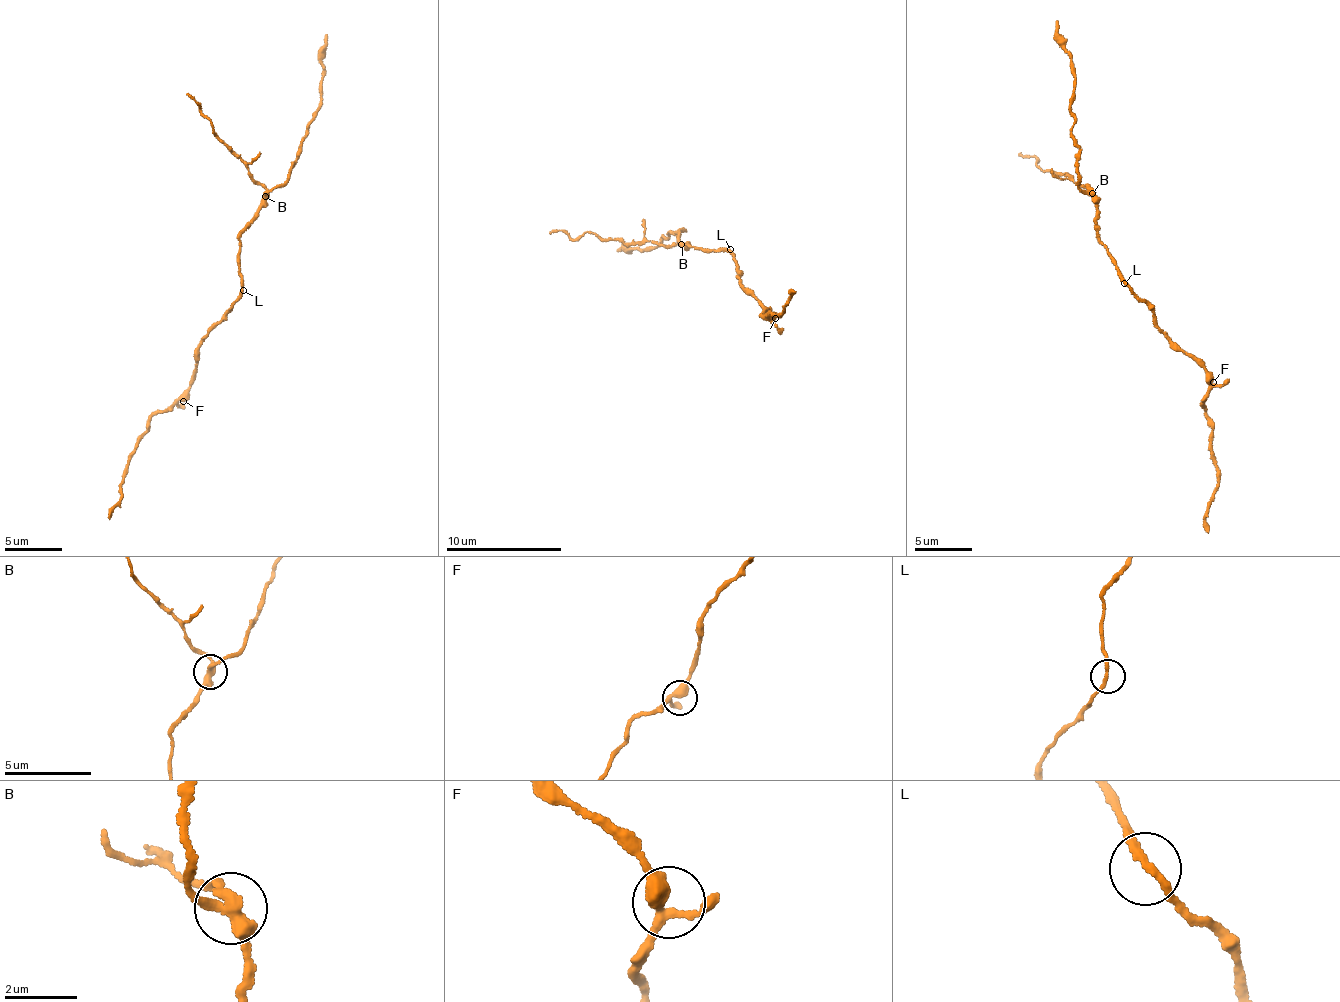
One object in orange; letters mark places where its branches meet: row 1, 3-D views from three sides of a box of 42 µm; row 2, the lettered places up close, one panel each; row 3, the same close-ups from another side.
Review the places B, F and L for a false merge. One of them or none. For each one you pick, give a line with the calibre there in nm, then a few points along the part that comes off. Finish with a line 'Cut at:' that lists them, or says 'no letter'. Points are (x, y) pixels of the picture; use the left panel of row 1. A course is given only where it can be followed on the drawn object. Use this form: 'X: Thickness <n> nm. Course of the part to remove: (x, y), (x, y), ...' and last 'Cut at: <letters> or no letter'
B: Thickness 320 nm. Course of the part to remove: (265, 195), (263, 187), (218, 140), (213, 126), (187, 92)
Cut at: B

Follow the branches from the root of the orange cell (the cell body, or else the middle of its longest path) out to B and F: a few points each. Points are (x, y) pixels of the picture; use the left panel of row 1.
B: (241, 289), (238, 253), (242, 230), (254, 219), (265, 195)
F: (241, 289), (223, 318), (201, 339), (194, 354), (197, 367), (183, 401)

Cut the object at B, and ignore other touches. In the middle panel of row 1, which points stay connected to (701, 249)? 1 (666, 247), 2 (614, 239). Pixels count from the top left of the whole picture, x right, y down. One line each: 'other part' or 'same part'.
1: other part
2: other part

